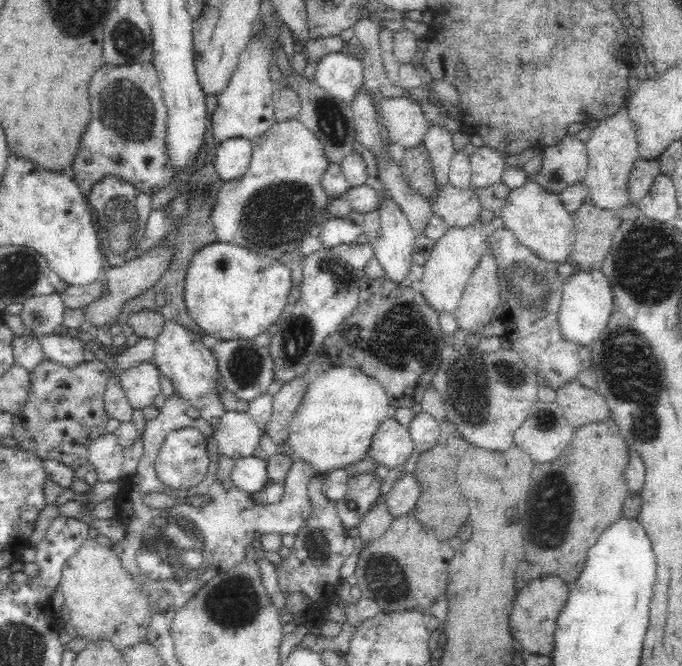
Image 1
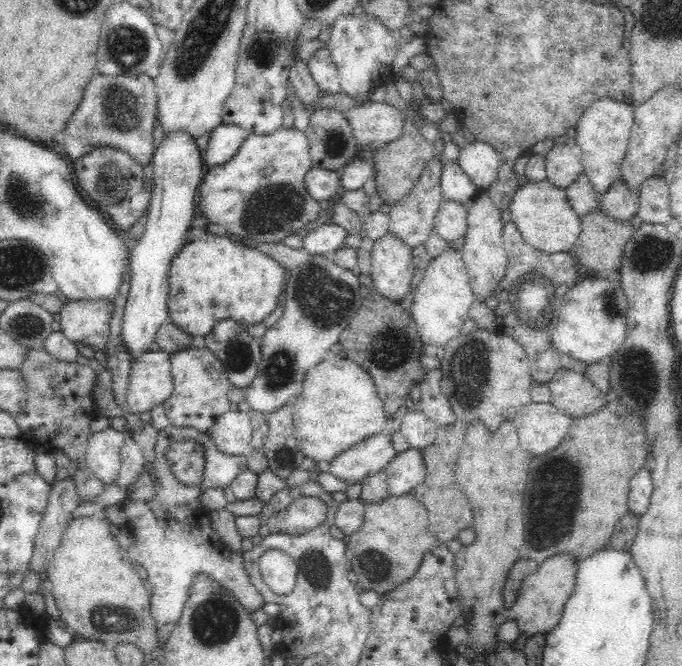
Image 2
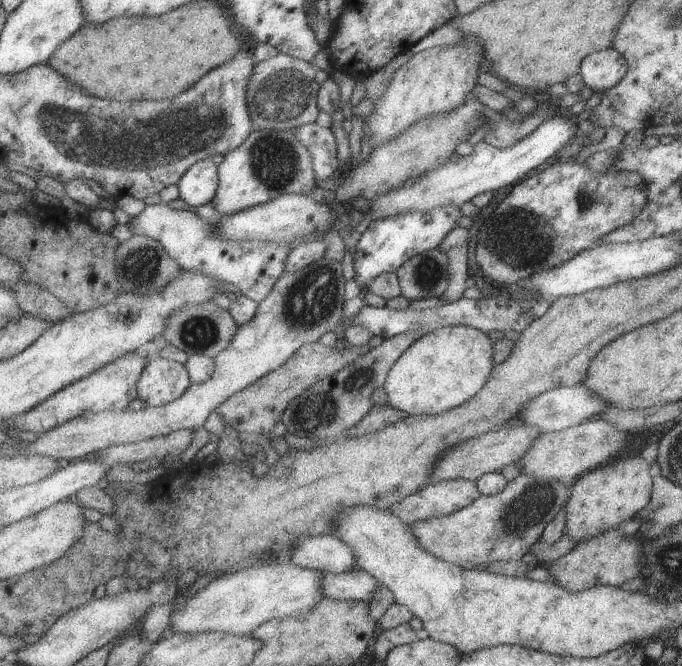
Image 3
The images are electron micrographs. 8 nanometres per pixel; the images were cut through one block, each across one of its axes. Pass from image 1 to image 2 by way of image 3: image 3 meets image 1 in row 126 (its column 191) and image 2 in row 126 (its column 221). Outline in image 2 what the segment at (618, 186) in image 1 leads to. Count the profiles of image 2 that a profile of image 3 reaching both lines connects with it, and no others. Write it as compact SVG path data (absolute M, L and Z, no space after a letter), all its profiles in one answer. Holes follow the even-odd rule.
M610 98L594 100L582 114L575 127L574 143L581 148L584 173L588 175L592 186L598 194L606 192L610 185L619 179L620 165L622 164L635 122L633 104L622 104Z

